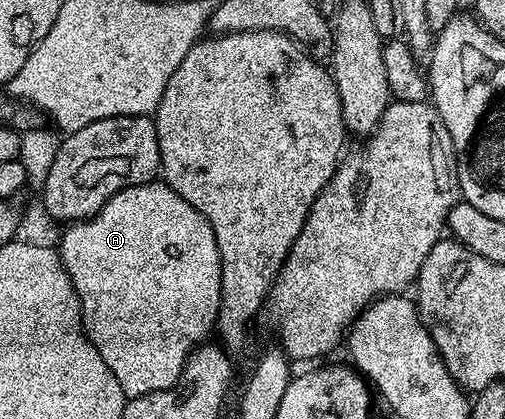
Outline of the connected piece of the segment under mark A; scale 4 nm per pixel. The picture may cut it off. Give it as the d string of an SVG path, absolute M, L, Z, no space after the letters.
M162 181L142 183L136 187L123 187L112 197L98 213L89 219L70 224L66 228L63 240L57 243L59 256L63 259L65 269L75 286L79 304L83 310L83 330L87 332L87 340L101 353L101 361L109 365L113 377L117 377L117 385L128 397L148 395L158 391L170 391L183 373L183 366L191 352L204 342L207 334L216 330L221 305L221 257L217 249L217 237L213 237L213 229L209 221L200 211L193 209L189 201L185 201L171 187Z

